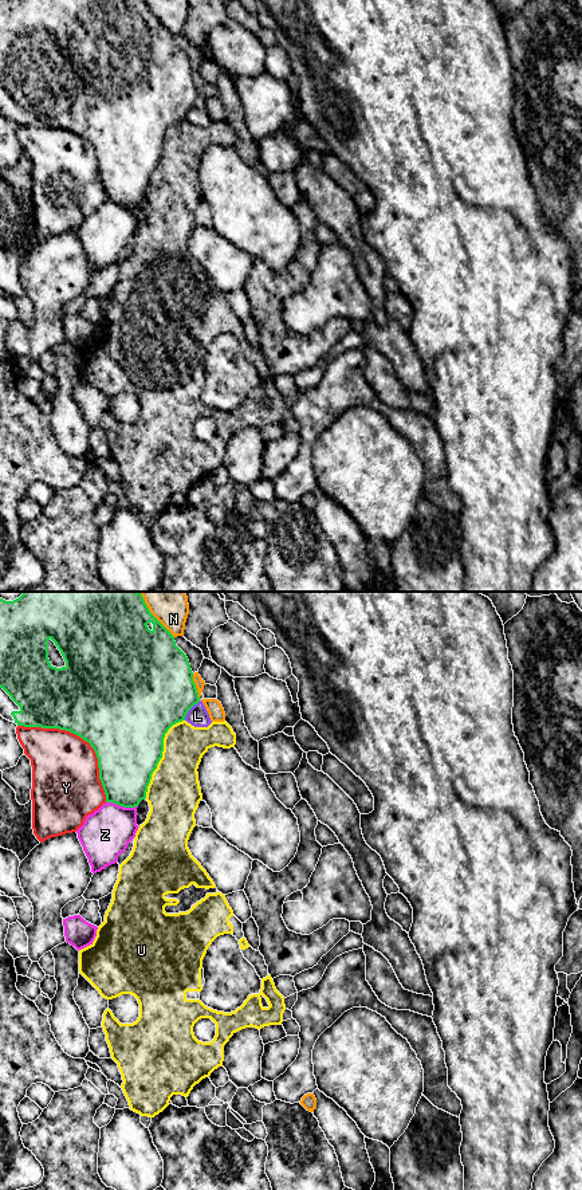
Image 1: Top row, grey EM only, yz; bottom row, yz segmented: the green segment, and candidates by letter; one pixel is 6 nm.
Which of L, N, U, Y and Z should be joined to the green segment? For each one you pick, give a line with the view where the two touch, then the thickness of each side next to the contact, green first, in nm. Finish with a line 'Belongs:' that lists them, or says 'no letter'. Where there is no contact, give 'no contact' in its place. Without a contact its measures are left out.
L: contact in yz; calibres 480 and 120 nm
Belongs: L

